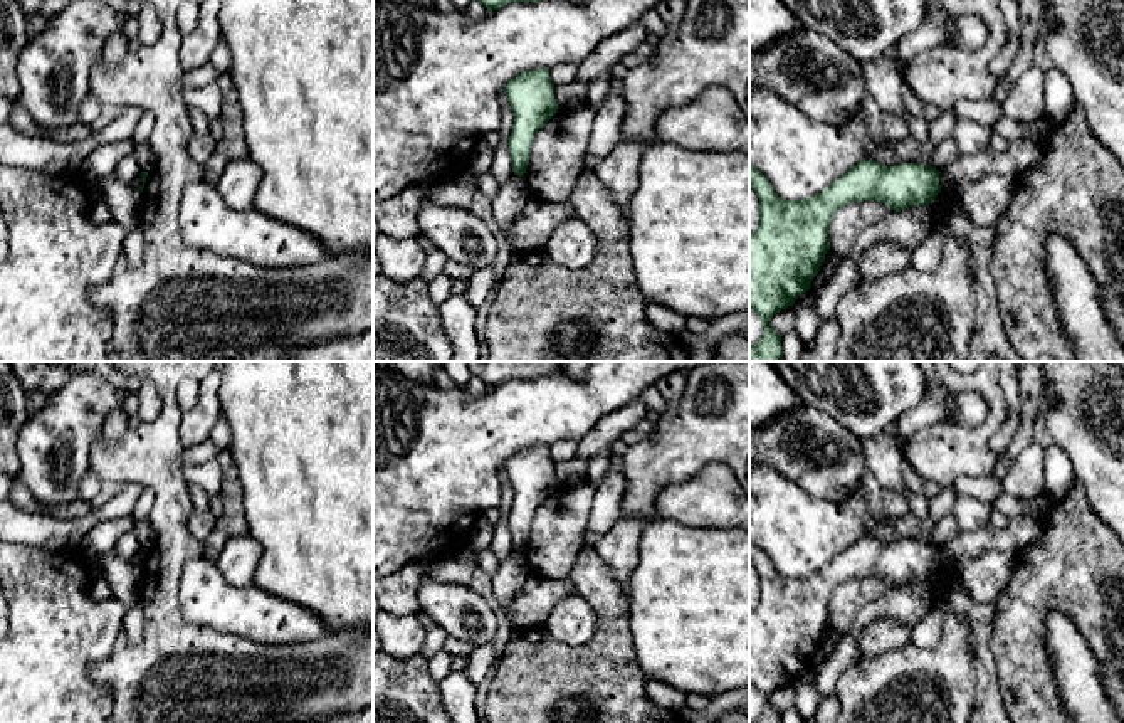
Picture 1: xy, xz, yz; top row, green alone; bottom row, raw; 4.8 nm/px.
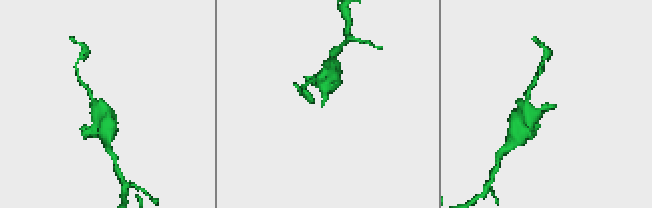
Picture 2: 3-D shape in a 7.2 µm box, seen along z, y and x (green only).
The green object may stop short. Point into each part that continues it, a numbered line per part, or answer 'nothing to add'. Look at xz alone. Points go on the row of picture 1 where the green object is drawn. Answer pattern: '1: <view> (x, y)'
nothing to add

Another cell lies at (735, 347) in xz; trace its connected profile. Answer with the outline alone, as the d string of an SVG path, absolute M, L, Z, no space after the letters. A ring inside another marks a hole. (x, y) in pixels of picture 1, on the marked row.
M743 331L727 333L719 345L724 362L749 362L749 336Z

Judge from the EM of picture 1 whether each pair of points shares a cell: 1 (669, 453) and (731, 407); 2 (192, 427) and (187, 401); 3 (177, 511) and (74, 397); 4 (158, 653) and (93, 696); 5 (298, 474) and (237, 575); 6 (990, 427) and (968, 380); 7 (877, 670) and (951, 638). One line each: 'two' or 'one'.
1: one
2: two
3: two
4: two
5: two
6: one
7: one

